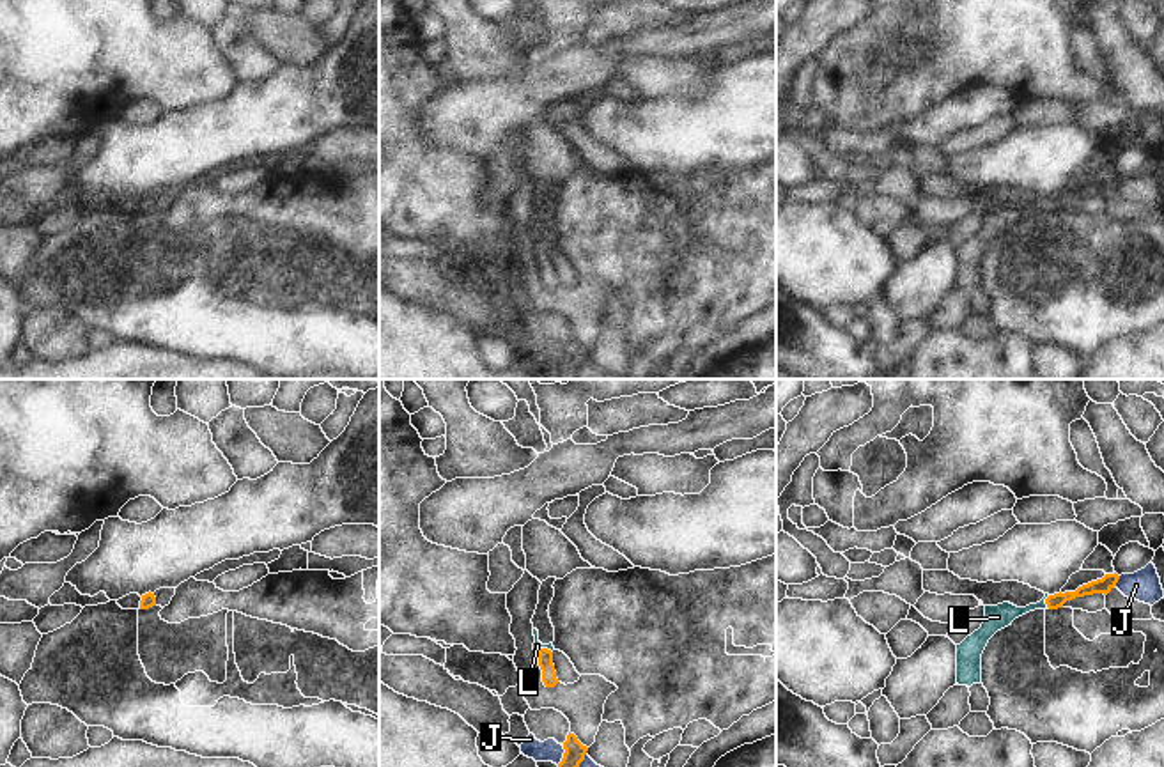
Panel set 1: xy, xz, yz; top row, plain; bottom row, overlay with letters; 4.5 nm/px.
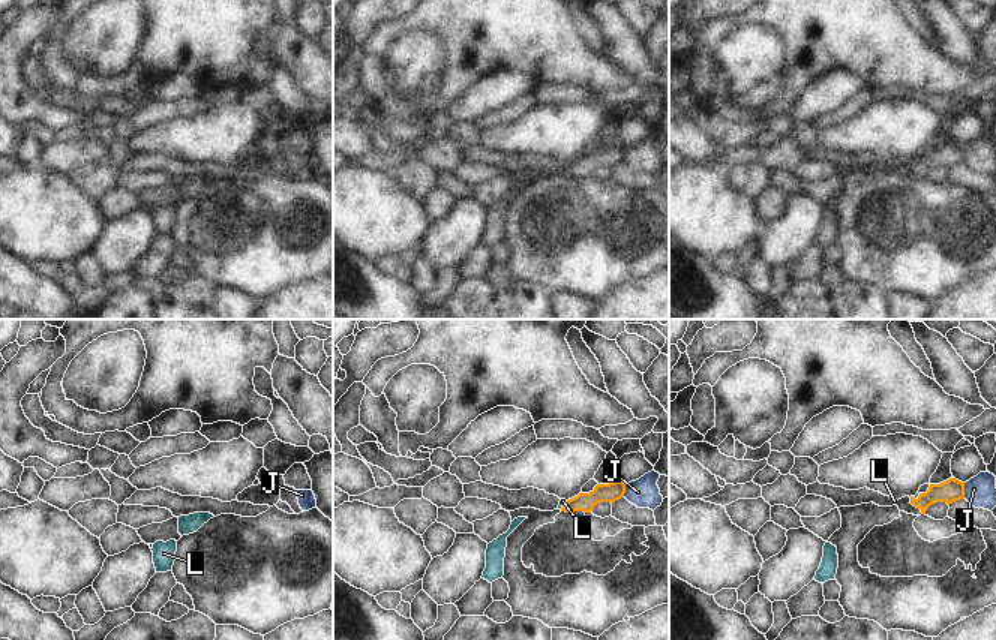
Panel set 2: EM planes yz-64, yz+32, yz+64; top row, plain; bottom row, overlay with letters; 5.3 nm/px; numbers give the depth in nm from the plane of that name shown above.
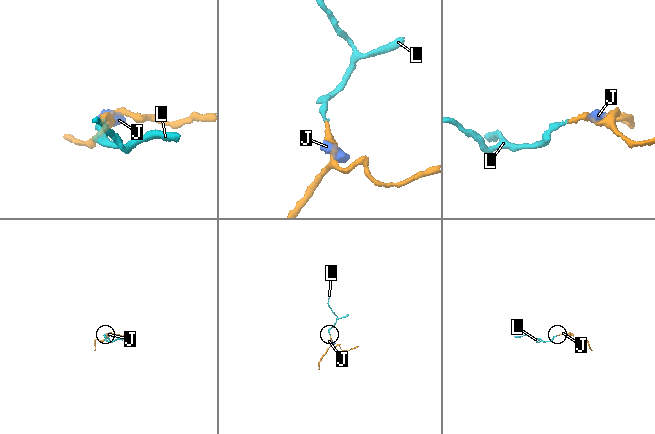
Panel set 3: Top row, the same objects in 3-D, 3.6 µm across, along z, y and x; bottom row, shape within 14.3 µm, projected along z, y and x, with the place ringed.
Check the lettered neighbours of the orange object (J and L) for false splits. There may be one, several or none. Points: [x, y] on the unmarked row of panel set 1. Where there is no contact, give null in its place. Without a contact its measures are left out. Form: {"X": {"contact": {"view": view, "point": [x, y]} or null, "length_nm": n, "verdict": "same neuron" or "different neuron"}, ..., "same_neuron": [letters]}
{"J": {"contact": {"view": "yz", "point": [1117, 185]}, "length_nm": 50, "verdict": "different neuron"}, "L": {"contact": {"view": "xz", "point": [543, 252]}, "length_nm": 80, "verdict": "same neuron"}, "same_neuron": ["L"]}

